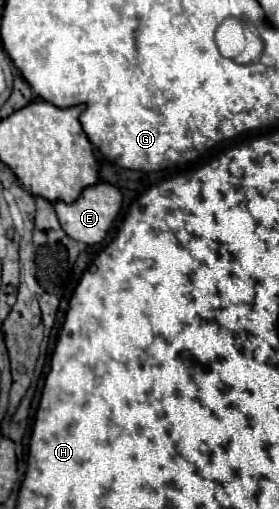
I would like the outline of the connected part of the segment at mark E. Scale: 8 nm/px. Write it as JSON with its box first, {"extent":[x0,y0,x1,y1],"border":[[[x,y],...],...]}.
{"extent":[54,182,122,244],"border":[[[98,182],[96,186],[86,188],[80,194],[80,198],[76,202],[72,202],[70,206],[58,202],[54,208],[56,208],[58,220],[62,224],[62,230],[70,238],[74,238],[78,242],[84,242],[84,244],[98,244],[98,242],[102,242],[106,238],[114,218],[120,212],[120,206],[122,206],[122,196],[120,196],[118,188],[114,188],[112,184],[106,184],[106,182]]]}

